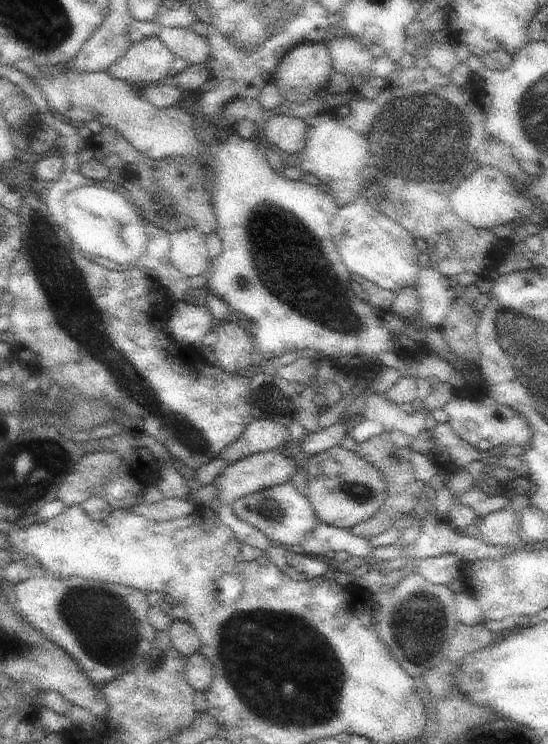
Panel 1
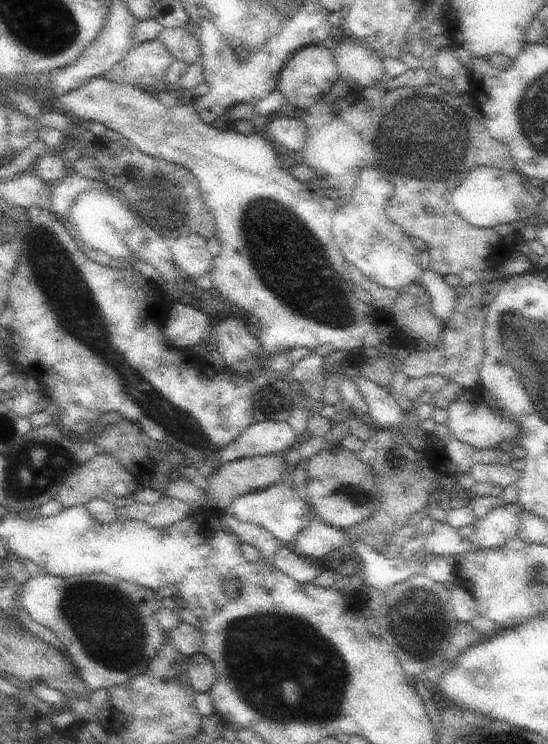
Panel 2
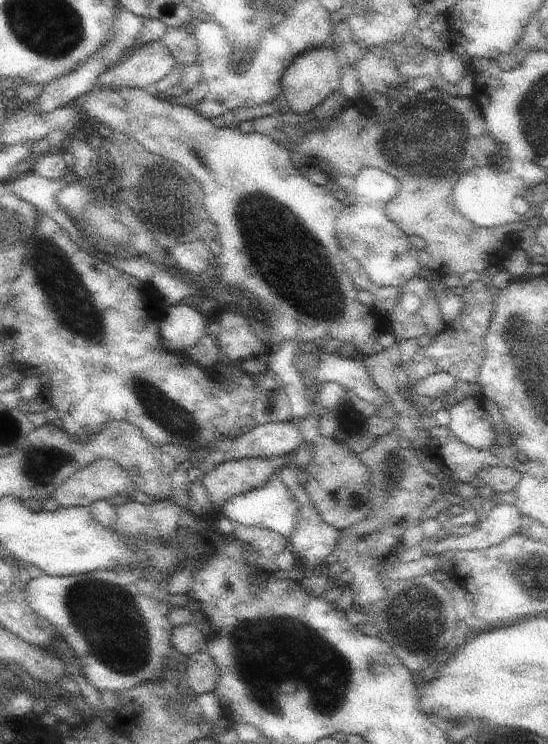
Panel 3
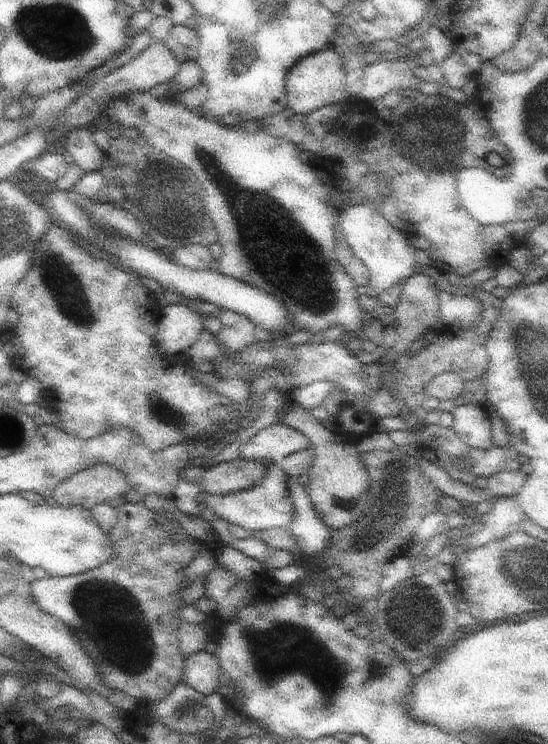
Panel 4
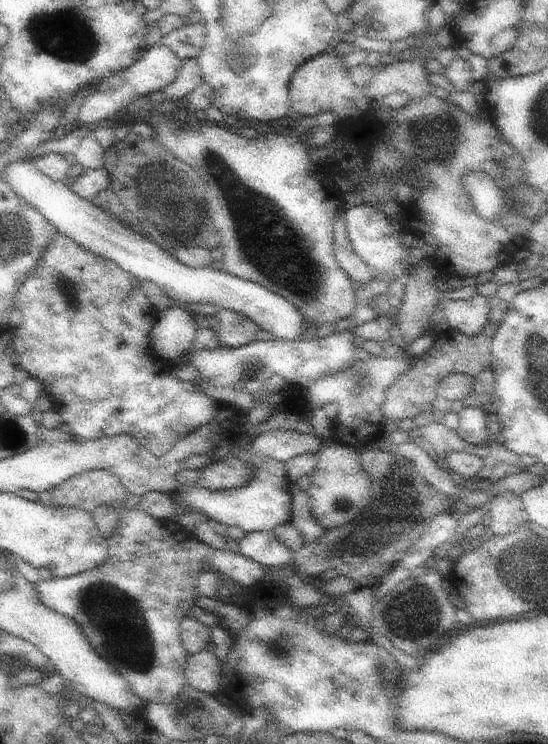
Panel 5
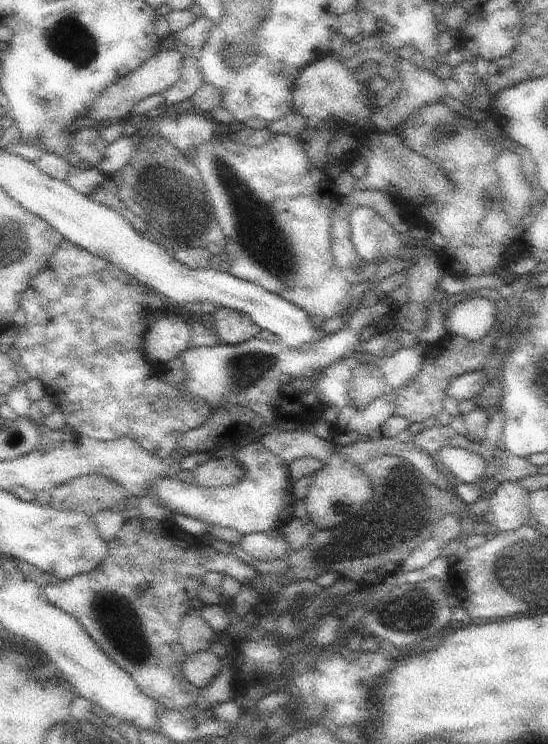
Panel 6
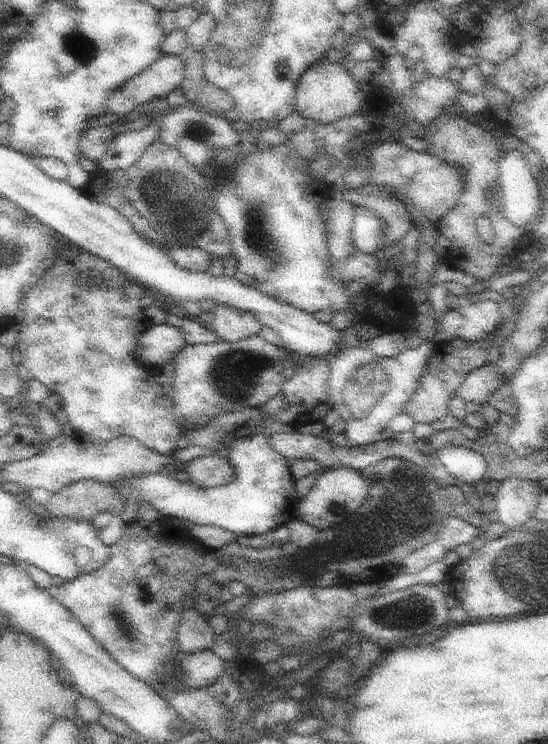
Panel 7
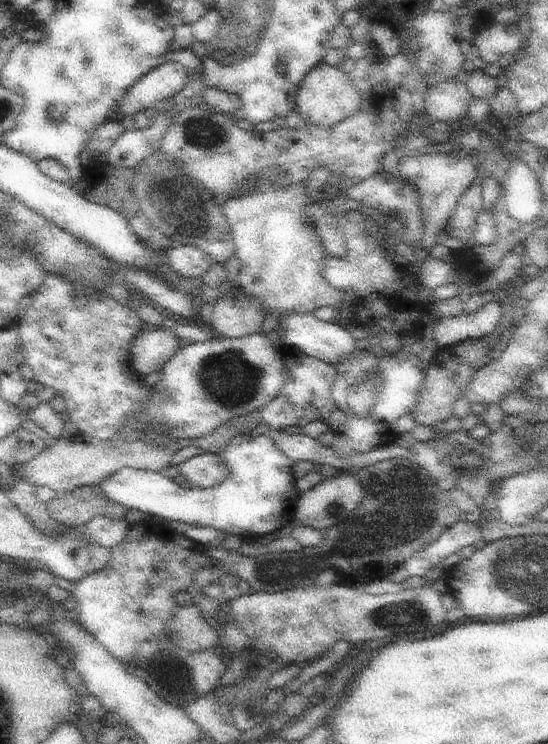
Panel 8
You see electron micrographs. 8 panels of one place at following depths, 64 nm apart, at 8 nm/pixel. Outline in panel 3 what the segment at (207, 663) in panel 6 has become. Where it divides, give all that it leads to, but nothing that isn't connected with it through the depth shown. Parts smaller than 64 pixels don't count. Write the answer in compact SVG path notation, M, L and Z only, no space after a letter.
M206 651L195 653L187 661L187 678L192 692L197 695L213 692L219 673L215 661Z

